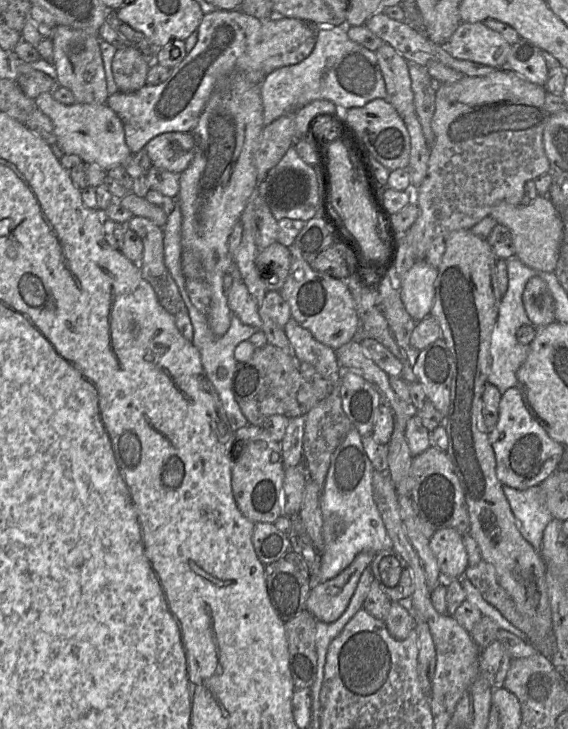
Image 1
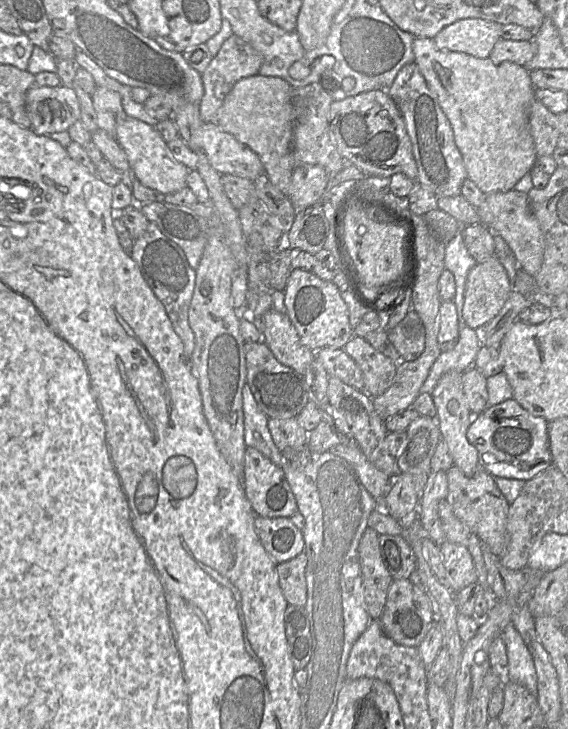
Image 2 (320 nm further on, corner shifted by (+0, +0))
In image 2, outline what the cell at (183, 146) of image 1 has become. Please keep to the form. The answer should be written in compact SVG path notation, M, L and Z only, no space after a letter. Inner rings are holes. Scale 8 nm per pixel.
M215 121L203 123L191 136L188 146L195 152L204 152L211 166L220 174L231 174L254 181L264 173L259 156L231 134L223 131Z

